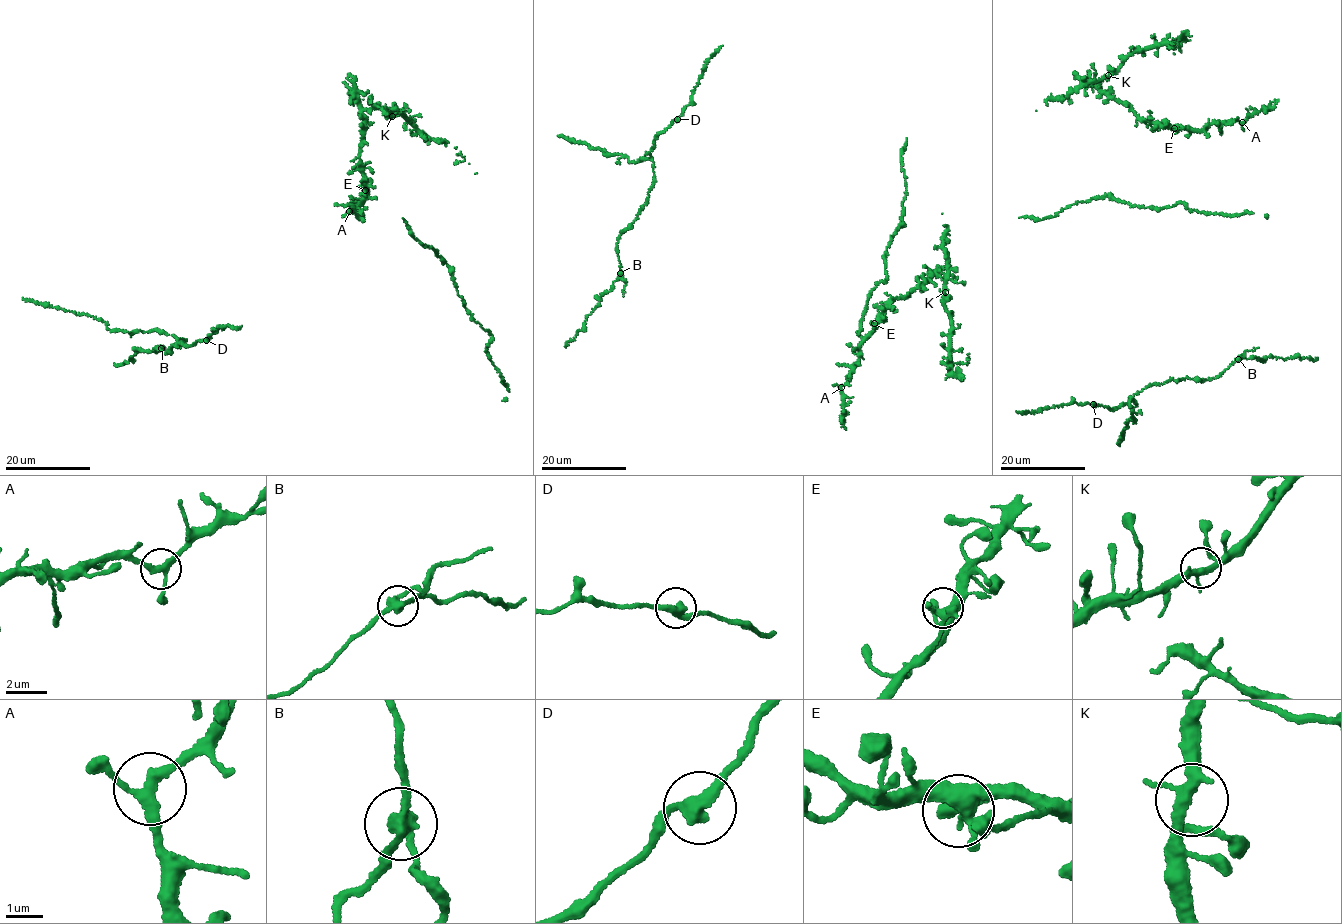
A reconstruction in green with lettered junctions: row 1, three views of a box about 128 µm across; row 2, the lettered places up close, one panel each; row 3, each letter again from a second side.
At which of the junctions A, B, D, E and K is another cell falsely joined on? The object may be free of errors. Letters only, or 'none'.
B

